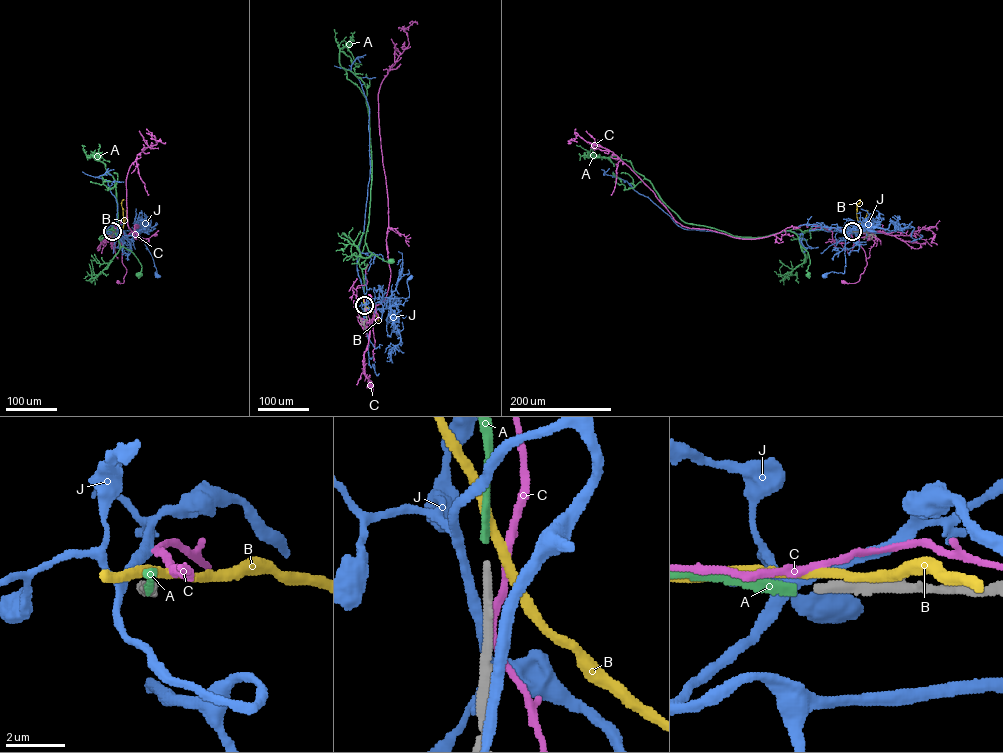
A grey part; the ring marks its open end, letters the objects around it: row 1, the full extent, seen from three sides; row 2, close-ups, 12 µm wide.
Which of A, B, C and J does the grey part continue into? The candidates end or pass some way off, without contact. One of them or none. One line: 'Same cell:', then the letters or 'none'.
Same cell: A

